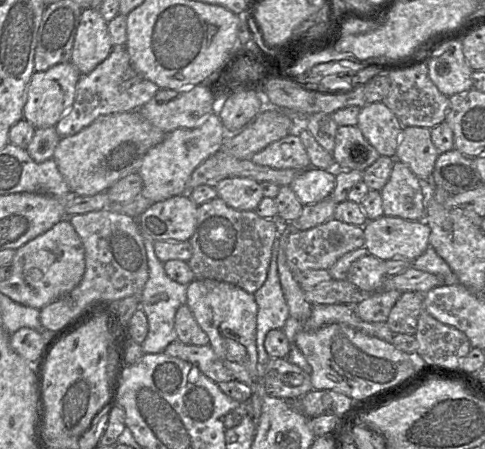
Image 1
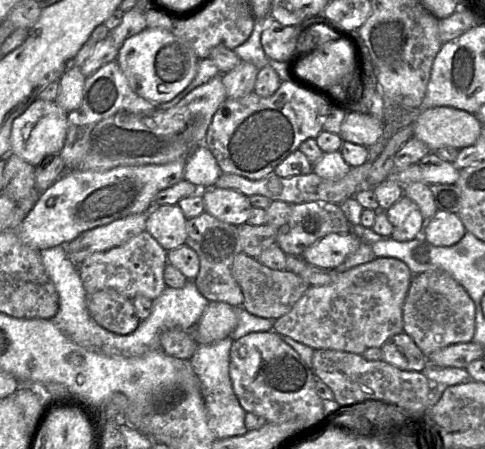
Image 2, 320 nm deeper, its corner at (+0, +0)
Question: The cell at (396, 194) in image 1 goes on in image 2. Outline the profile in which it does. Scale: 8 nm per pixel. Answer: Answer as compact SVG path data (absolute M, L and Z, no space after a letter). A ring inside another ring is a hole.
M404 195L385 212L393 226L393 239L406 242L422 235L427 220L418 205L407 196Z

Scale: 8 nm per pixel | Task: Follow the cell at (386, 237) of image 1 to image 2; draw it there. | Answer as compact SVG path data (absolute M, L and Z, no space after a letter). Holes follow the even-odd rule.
M437 210L436 214L426 221L420 236L433 246L450 247L458 243L465 232L458 214Z

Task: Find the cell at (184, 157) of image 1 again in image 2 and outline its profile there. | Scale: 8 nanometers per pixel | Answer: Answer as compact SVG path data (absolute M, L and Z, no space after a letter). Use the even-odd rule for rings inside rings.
M204 143L193 150L186 159L184 179L199 189L213 188L221 174L214 155Z

